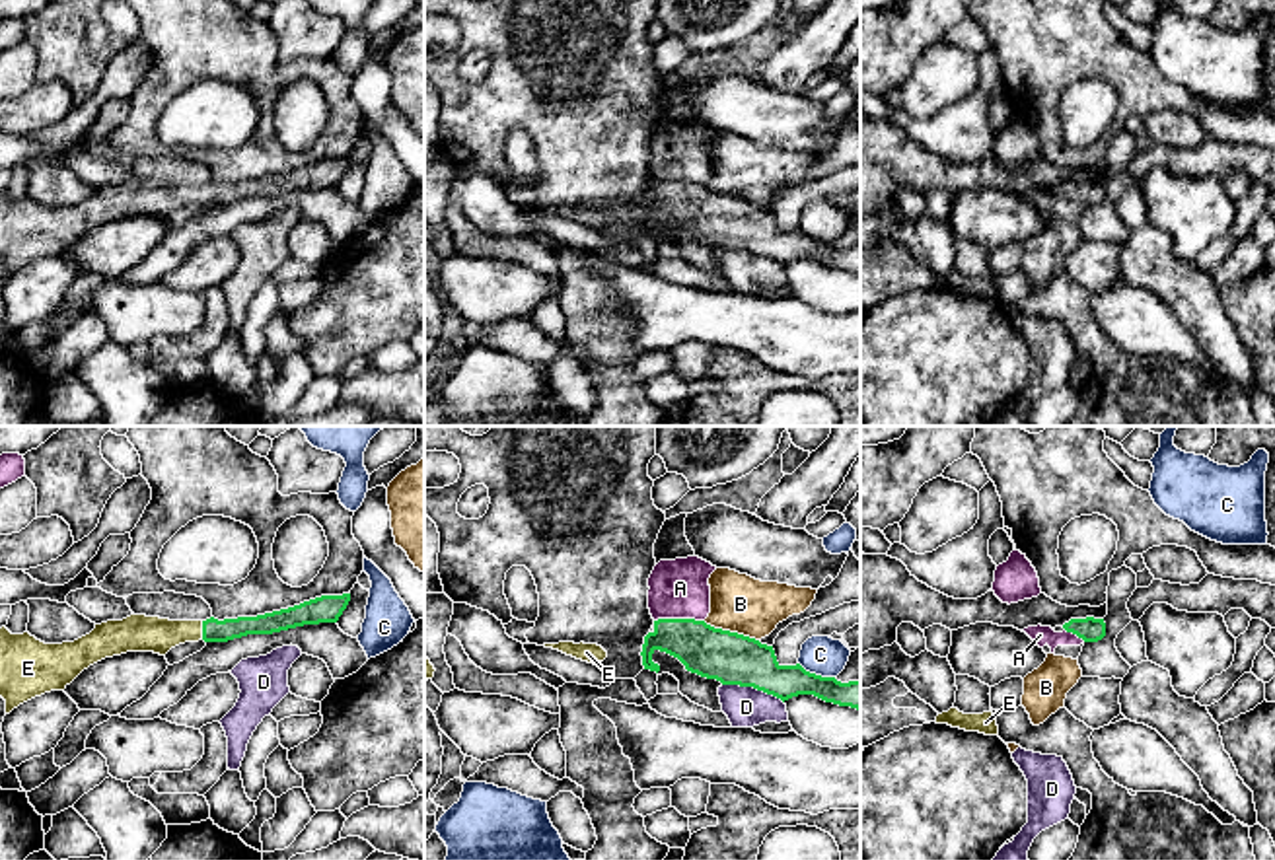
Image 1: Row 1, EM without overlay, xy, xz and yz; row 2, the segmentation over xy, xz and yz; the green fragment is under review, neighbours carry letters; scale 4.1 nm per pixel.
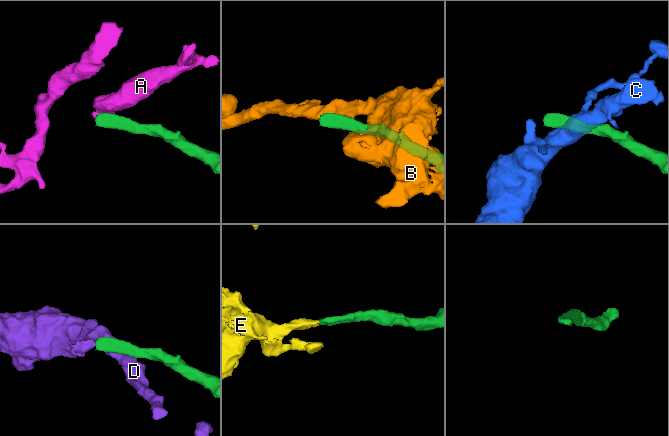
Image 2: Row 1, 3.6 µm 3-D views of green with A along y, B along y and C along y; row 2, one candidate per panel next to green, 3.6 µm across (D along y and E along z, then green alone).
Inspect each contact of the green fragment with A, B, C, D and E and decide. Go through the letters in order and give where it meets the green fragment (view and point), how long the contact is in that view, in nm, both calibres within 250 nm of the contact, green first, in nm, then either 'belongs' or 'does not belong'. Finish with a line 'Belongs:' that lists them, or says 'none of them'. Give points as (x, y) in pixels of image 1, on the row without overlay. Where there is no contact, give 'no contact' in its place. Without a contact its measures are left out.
A: xz (678, 183) | 200 nm | 220/240 nm | does not belong
B: xz (728, 195) | 240 nm | 220/240 nm | does not belong
C: xz (814, 238) | 170 nm | 180/160 nm | does not belong
D: xz (754, 251) | 260 nm | 220/170 nm | does not belong
E: xy (203, 195) | 80 nm | 100/150 nm | belongs
Belongs: E

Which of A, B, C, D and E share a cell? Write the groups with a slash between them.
A / B / C / D / E

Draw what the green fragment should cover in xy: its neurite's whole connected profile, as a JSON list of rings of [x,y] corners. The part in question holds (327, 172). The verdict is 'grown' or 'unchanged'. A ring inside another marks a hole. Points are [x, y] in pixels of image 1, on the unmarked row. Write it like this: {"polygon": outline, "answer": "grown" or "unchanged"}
{"polygon": [[[350,158],[321,160],[300,169],[257,179],[218,185],[169,185],[130,179],[107,185],[74,204],[45,208],[29,197],[12,198],[0,193],[0,261],[6,278],[51,255],[64,255],[90,230],[127,216],[165,220],[185,206],[228,206],[247,198],[273,198],[304,189],[337,187]]], "answer": "grown"}

